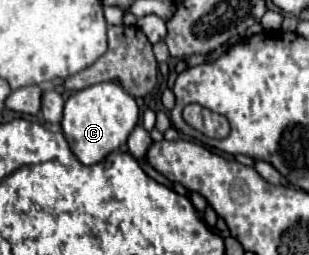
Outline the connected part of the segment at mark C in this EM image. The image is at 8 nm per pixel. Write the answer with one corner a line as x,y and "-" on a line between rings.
100,82
90,88
74,92
64,106
62,130
70,144
70,150
82,164
98,164
110,152
118,150
138,124
138,104
114,82

